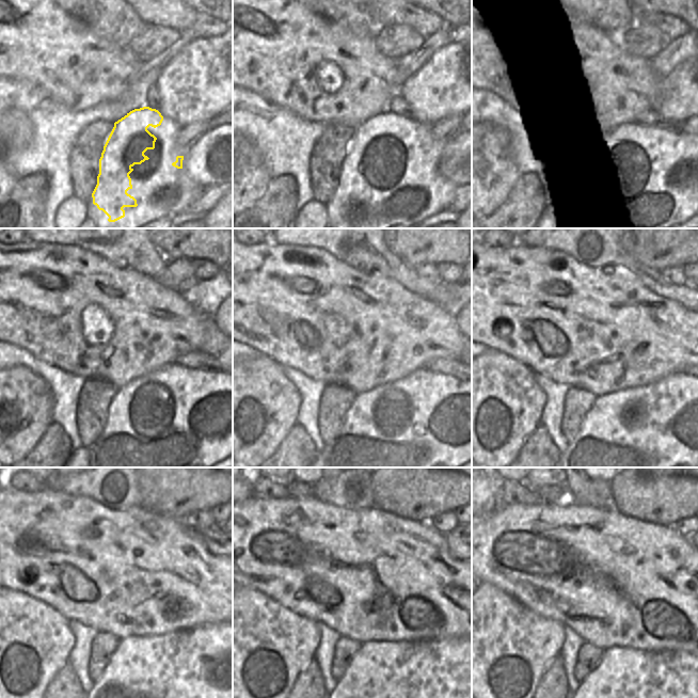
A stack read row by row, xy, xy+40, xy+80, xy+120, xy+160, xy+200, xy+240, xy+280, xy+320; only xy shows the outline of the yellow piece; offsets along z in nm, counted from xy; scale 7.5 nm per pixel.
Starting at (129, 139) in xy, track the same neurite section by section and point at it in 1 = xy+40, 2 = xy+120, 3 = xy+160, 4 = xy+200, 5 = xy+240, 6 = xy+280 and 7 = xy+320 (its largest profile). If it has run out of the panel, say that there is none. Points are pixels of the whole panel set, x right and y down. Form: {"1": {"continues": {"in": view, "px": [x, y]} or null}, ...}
{"1": {"continues": {"in": "xy+40", "px": [370, 139]}}, "2": {"continues": {"in": "xy+120", "px": [110, 442]}}, "3": {"continues": {"in": "xy+160", "px": [349, 442]}}, "4": {"continues": {"in": "xy+200", "px": [588, 442]}}, "5": {"continues": {"in": "xy+240", "px": [116, 670]}}, "6": {"continues": {"in": "xy+280", "px": [349, 684]}}, "7": {"continues": {"in": "xy+320", "px": [590, 684]}}}

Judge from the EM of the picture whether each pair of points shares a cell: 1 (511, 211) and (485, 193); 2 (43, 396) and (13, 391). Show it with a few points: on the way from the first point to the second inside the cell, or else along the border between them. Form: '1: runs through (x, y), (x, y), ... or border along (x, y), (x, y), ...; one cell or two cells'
1: border along (516, 184), (508, 196), (492, 212), (484, 217); two cells
2: runs through (35, 396), (20, 396); one cell

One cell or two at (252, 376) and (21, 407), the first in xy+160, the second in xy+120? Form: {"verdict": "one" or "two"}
{"verdict": "one"}

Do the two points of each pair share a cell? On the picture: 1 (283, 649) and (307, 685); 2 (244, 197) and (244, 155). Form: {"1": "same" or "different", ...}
{"1": "different", "2": "same"}

